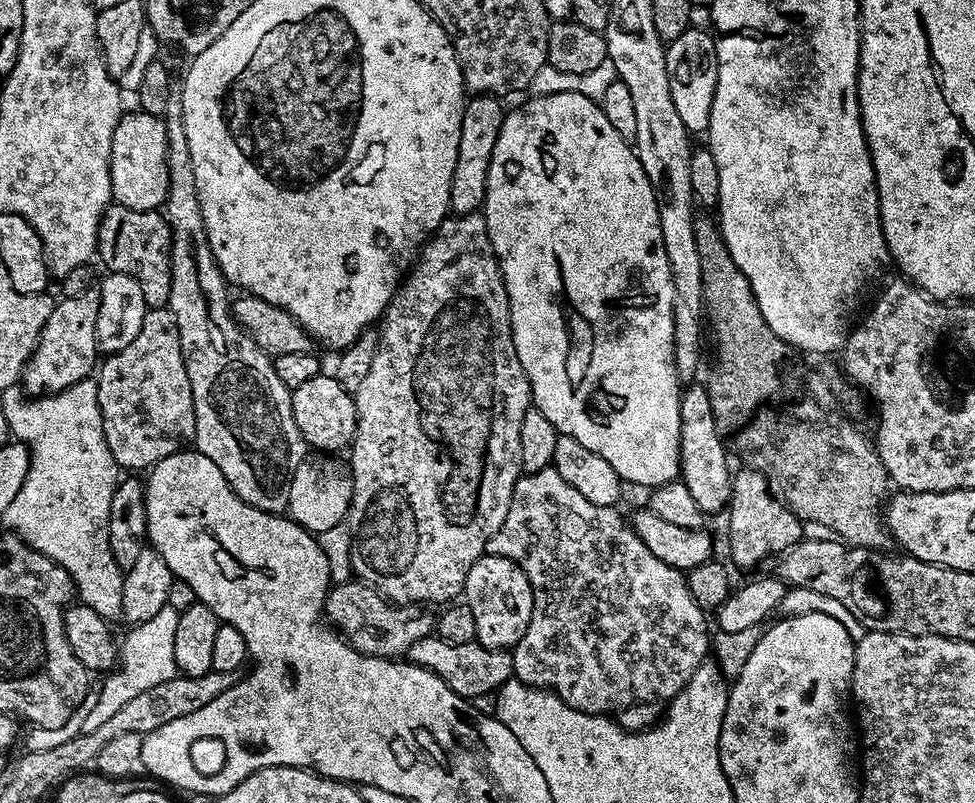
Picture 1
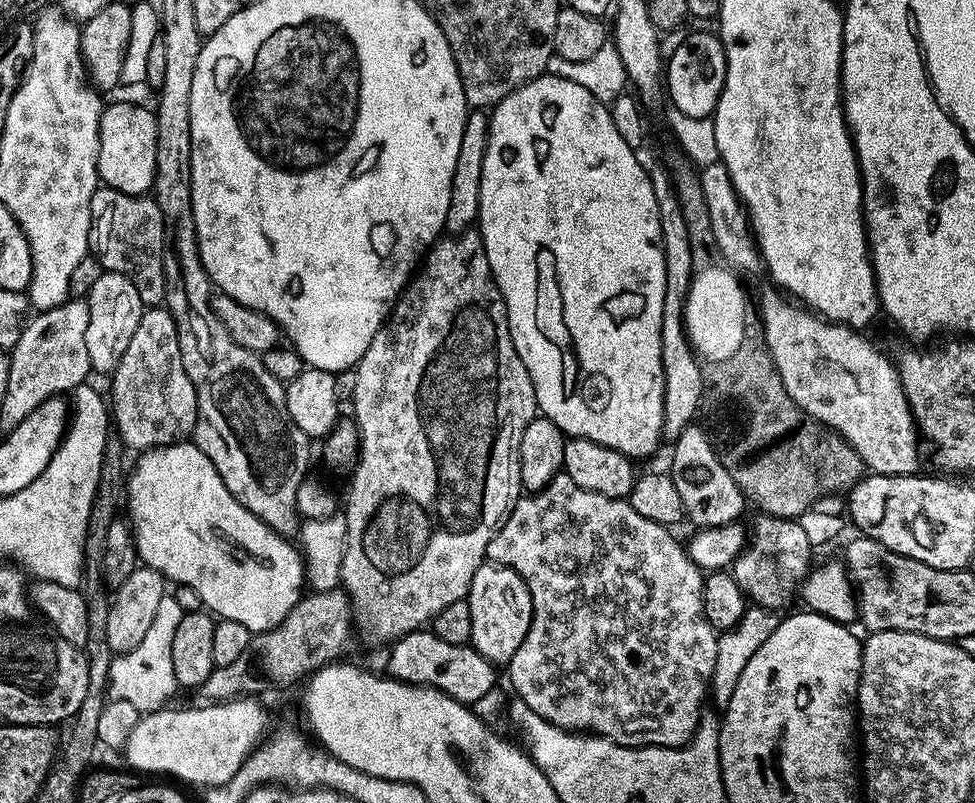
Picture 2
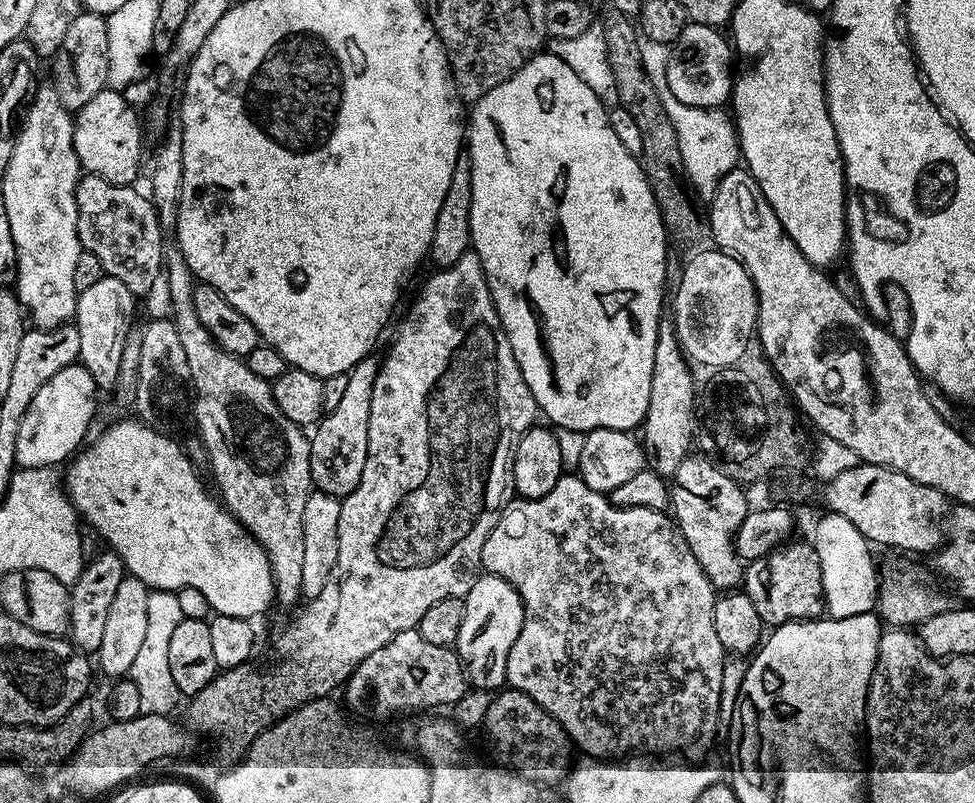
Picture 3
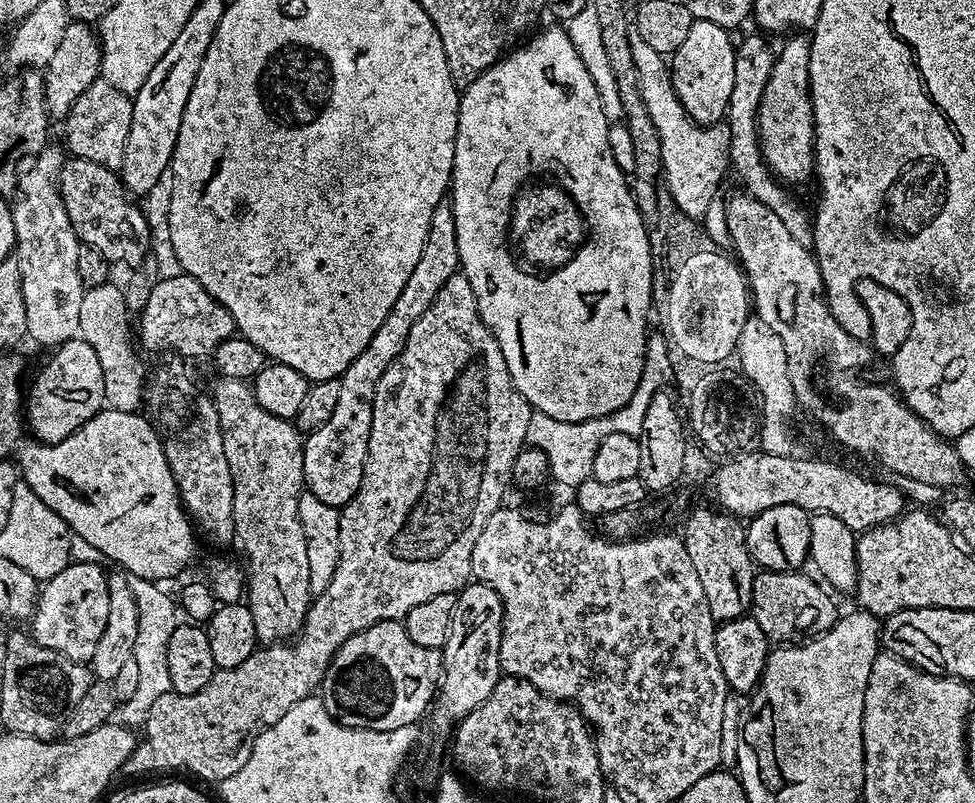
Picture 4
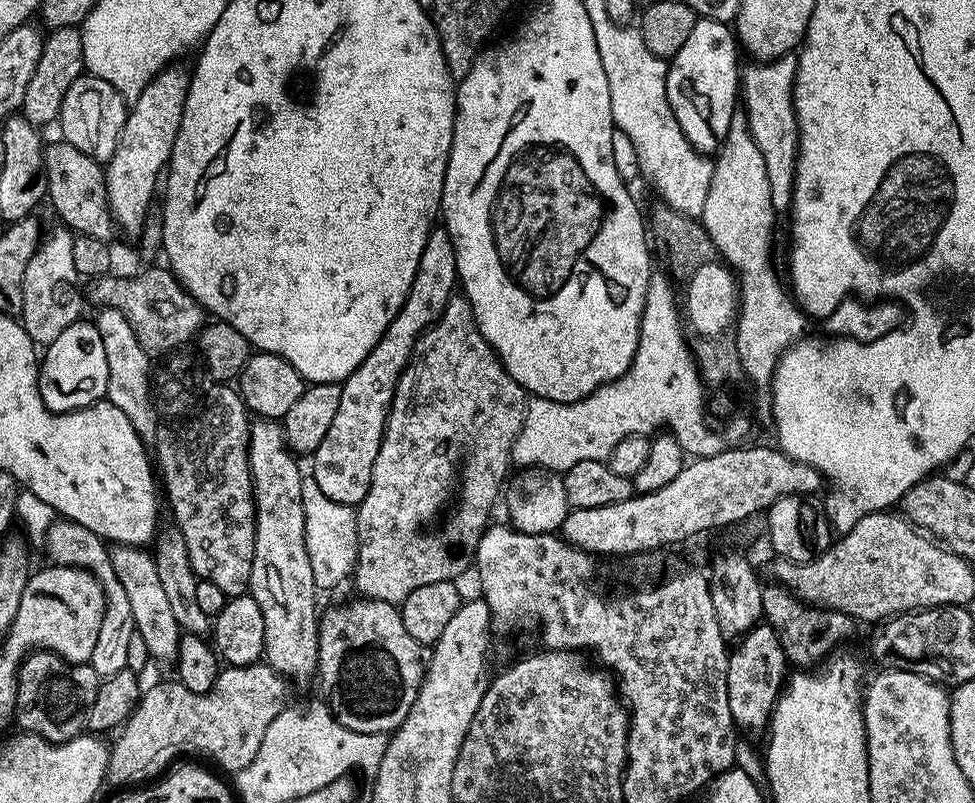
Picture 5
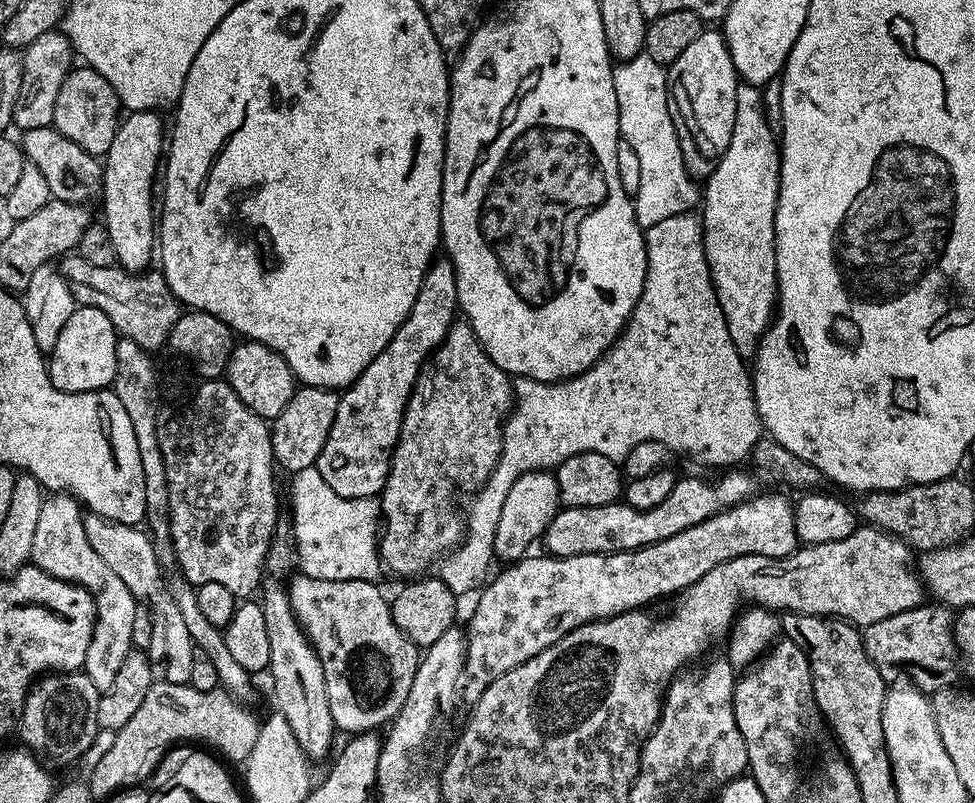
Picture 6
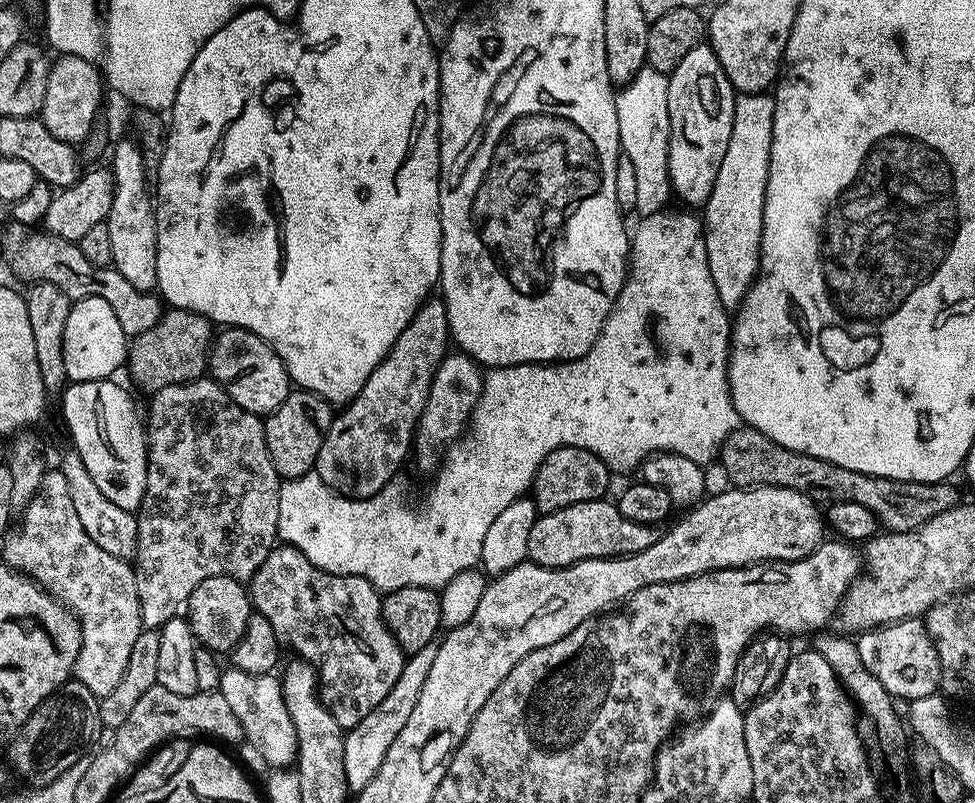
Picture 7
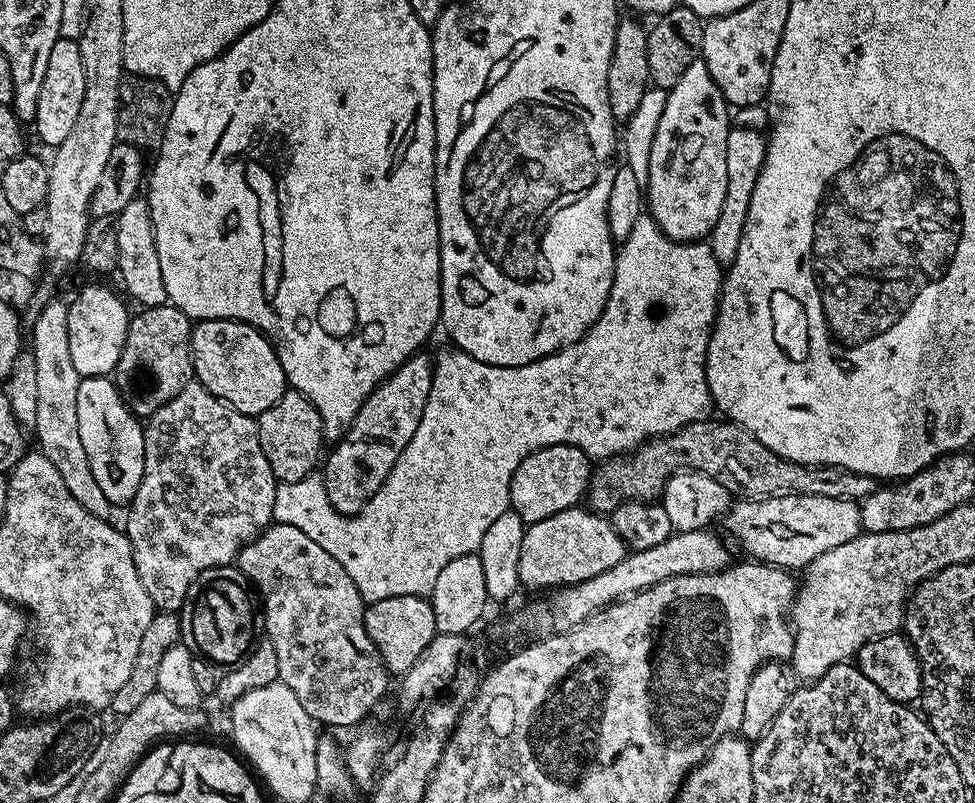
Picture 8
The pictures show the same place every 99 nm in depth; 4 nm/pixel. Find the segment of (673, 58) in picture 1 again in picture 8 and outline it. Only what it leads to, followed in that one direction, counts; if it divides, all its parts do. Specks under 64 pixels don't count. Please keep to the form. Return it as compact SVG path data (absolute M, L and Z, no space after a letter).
M703 59L694 61L686 74L682 74L682 78L678 78L678 82L667 89L667 94L666 110L662 110L658 130L654 130L654 146L650 146L646 212L672 240L700 242L714 230L726 197L726 146L730 129L730 105L724 100L722 90L718 90L718 82L710 78L710 70L706 70Z

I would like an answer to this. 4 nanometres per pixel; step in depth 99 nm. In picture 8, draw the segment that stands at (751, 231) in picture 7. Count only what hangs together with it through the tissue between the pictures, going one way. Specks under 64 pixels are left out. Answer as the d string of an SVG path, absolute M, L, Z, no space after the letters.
M750 128L729 129L726 146L727 188L722 212L714 230L708 237L712 253L722 266L732 263L737 256L738 243L741 242L742 230L745 228L746 214L749 212L750 196L758 180L758 174L764 165L767 143L762 132Z

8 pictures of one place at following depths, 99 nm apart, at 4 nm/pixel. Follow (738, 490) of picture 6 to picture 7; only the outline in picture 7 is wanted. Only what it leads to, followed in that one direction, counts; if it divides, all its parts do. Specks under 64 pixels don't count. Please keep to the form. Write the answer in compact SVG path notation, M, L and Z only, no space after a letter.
M608 498L578 502L562 510L539 515L530 530L528 560L547 568L565 568L603 556L629 556L649 548L658 538L655 527L626 518Z

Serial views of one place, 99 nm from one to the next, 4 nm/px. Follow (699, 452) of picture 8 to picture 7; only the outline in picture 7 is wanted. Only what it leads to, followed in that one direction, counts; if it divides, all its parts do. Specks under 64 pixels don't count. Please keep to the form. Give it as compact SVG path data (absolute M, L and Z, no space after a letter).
M741 426L724 439L718 453L718 464L724 467L731 483L738 488L785 488L805 492L811 500L825 505L857 504L866 506L875 514L877 521L890 532L913 532L921 528L930 518L950 510L958 503L956 488L952 482L923 484L902 482L890 478L878 478L862 474L858 470L846 470L846 466L834 466L822 458L786 450L778 446L766 434L747 426Z

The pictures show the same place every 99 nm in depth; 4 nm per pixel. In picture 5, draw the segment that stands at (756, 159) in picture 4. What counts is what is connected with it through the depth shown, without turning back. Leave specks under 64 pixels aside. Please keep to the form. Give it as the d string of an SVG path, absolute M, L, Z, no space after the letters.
M788 53L778 59L749 63L750 66L747 65L741 73L740 94L749 130L764 156L773 206L780 214L791 207L796 185L800 128L797 126L796 110L793 106L793 84L796 81L798 60L795 53Z

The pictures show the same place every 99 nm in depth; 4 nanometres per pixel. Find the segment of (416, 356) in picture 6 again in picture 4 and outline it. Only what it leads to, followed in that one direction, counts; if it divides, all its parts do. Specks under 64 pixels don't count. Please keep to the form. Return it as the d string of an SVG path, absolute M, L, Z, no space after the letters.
M445 198L438 206L434 206L434 214L430 218L430 234L426 234L426 246L422 246L422 258L418 258L418 266L414 266L410 278L406 278L406 286L402 286L402 294L398 294L398 302L394 302L390 314L386 314L382 326L378 326L374 338L370 338L366 350L362 350L362 354L358 354L358 358L354 358L354 362L350 362L348 369L339 376L342 390L340 397L338 397L338 406L334 406L334 414L330 414L330 422L318 426L318 430L307 433L304 440L304 483L307 491L312 492L314 498L318 498L318 502L339 510L351 502L354 494L358 494L368 457L372 399L376 394L378 382L382 378L382 374L386 374L390 362L394 362L394 358L398 358L398 354L402 354L402 350L410 338L410 330L414 330L414 322L418 322L418 318L422 318L422 314L426 314L426 310L430 310L434 298L438 298L438 290L442 290L442 286L446 286L446 282L450 282L450 278L459 272L458 229L454 226L454 210L451 199Z

